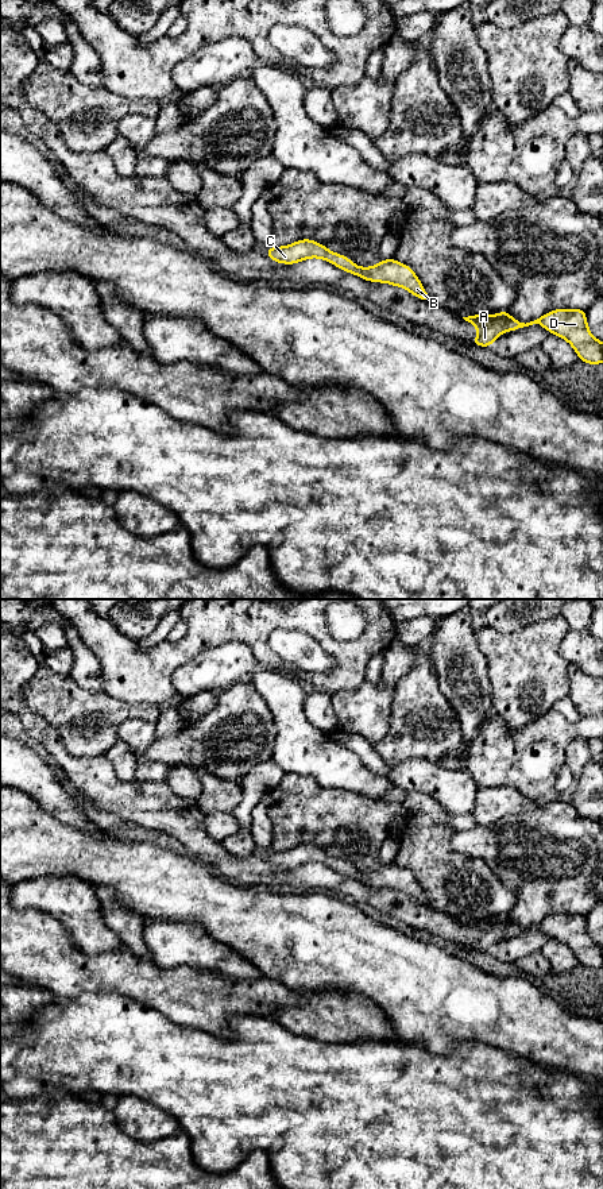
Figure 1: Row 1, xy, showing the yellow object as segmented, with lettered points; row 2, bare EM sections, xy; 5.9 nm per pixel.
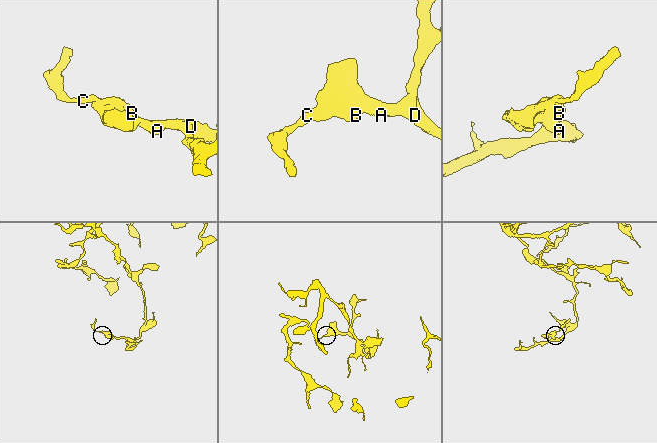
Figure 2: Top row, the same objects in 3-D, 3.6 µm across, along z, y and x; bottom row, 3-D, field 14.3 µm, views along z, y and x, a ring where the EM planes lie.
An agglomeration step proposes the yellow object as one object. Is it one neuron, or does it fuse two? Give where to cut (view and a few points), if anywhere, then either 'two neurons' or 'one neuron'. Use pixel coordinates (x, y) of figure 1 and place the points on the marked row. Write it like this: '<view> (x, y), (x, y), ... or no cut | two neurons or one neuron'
no cut | one neuron

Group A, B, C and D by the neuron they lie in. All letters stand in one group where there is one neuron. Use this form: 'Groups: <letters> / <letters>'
Groups: A B C D

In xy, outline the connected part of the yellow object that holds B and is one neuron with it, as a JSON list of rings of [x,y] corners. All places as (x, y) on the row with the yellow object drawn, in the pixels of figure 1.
[[[302,239],[283,247],[270,247],[264,251],[271,260],[285,265],[294,265],[309,258],[320,258],[366,281],[399,286],[409,290],[417,298],[429,300],[426,290],[411,267],[399,263],[394,258],[383,259],[372,267],[359,267],[349,258],[332,252],[325,246],[310,239]]]

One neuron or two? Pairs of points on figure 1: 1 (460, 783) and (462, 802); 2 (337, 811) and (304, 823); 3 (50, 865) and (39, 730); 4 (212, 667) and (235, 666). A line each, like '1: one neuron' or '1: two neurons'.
1: one neuron
2: one neuron
3: two neurons
4: one neuron

